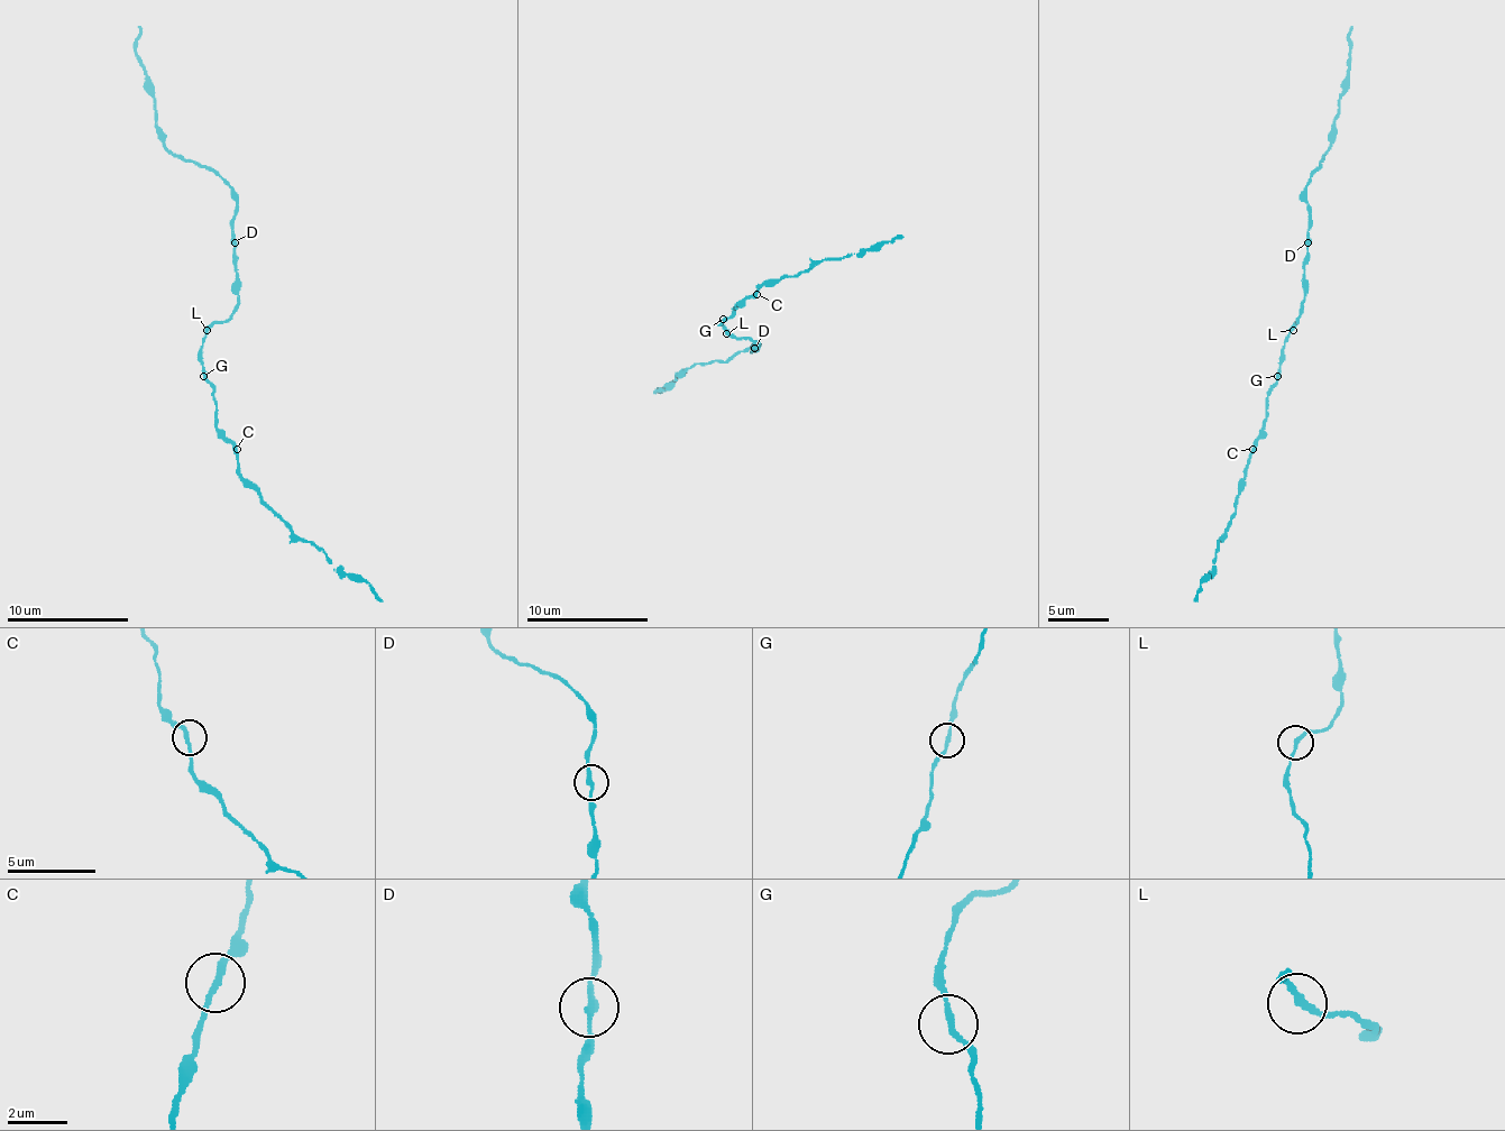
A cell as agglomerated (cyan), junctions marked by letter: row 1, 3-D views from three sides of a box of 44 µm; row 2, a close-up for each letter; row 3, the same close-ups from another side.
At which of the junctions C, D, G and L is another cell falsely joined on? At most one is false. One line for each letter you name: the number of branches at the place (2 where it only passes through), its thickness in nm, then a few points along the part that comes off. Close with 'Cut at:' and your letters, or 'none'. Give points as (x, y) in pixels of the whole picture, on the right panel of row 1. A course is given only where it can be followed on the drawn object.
Cut at: none

